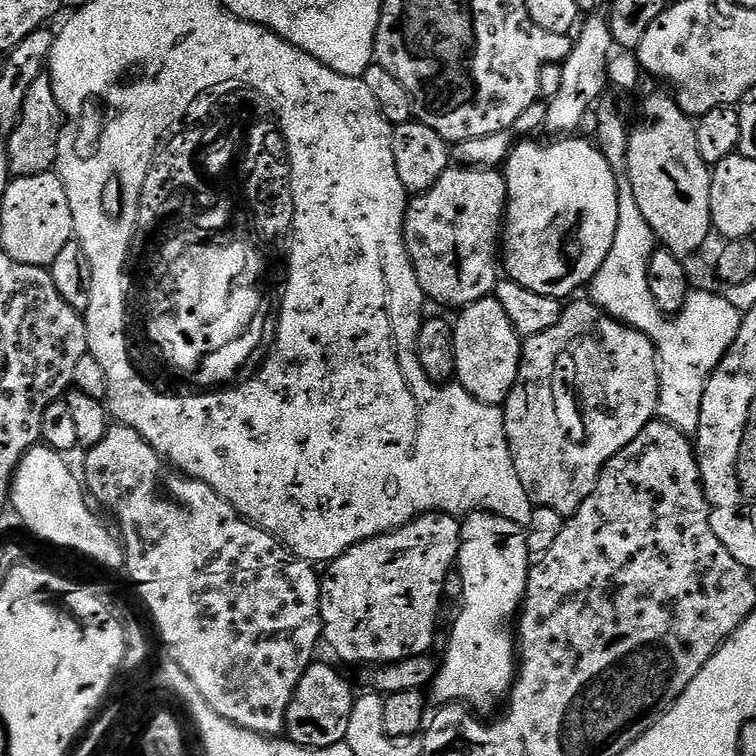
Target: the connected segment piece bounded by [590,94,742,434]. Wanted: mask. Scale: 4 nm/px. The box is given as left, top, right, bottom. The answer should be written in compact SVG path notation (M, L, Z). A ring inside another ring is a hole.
M608 94L601 95L596 101L594 120L595 116L594 143L606 158L606 162L610 162L616 175L618 227L614 229L614 242L610 245L610 254L606 254L606 262L598 266L590 281L590 299L607 316L613 316L622 324L629 324L634 330L652 339L660 370L659 419L672 424L685 434L692 434L700 425L702 398L706 394L708 379L730 350L740 329L742 314L734 306L730 306L724 294L716 292L689 291L682 310L675 314L664 313L658 302L654 302L654 294L650 294L648 263L658 247L658 241L650 230L650 222L646 222L642 209L638 207L634 190L630 190L626 166L630 126L620 117L615 102Z

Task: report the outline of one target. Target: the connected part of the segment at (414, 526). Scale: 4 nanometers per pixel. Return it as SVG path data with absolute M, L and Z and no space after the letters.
M427 512L424 516L412 516L408 521L401 523L400 527L392 532L383 532L381 536L375 536L369 540L363 540L355 544L353 548L347 548L337 560L331 561L323 569L320 582L320 617L324 623L322 633L323 643L329 644L336 651L340 660L348 664L372 664L371 666L383 666L393 664L399 660L405 660L411 656L423 656L429 651L432 639L436 636L436 615L440 612L440 599L444 596L444 583L448 580L448 571L453 571L460 555L460 526L461 521L455 516L445 512Z

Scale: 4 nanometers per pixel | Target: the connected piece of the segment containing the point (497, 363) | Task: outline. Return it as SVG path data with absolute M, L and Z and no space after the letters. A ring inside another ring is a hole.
M495 295L487 296L468 305L457 316L460 317L454 320L452 330L454 334L454 354L456 355L455 379L466 391L474 394L474 398L478 398L478 402L486 402L497 406L503 405L518 378L522 347L521 337L516 335L510 318L506 318L506 310L502 310L502 302L498 302Z

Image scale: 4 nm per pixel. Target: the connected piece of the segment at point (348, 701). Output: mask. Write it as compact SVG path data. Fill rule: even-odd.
M313 662L306 674L302 674L286 710L284 732L287 739L300 748L329 748L345 743L356 699L347 678L338 669Z

